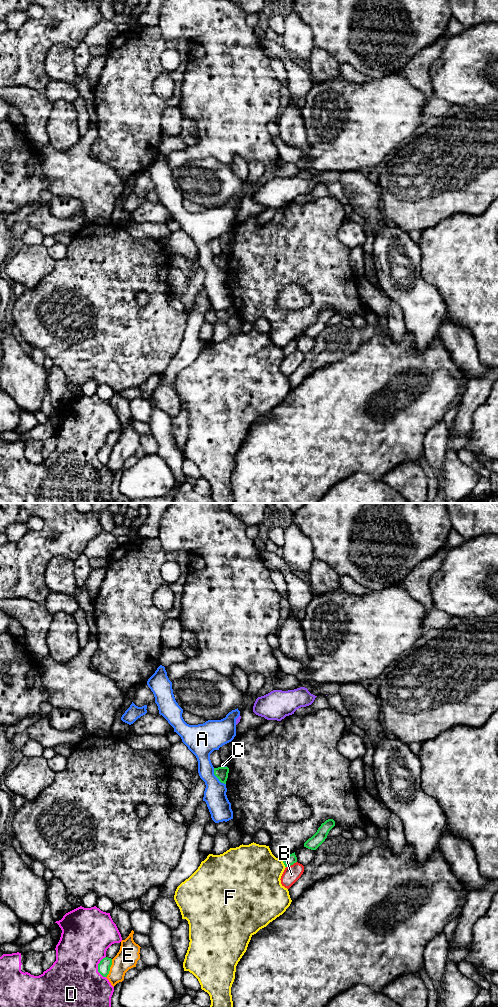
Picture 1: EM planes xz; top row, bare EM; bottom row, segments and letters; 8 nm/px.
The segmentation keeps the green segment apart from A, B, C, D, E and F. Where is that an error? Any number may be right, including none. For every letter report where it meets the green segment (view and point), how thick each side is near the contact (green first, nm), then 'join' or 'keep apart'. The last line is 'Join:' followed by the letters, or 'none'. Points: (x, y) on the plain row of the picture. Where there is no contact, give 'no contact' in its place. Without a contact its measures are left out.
A: xz (216, 264) | 100/180 nm | keep apart
B: xz (291, 352) | 80/140 nm | keep apart
C: xz (223, 255) | 100/20 nm | keep apart
D: xz (98, 455) | 100/460 nm | keep apart
E: xz (109, 456) | 100/170 nm | keep apart
F: xz (284, 352) | 80/420 nm | keep apart
Join: none

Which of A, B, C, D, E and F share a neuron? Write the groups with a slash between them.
A / B / C / D / E / F

